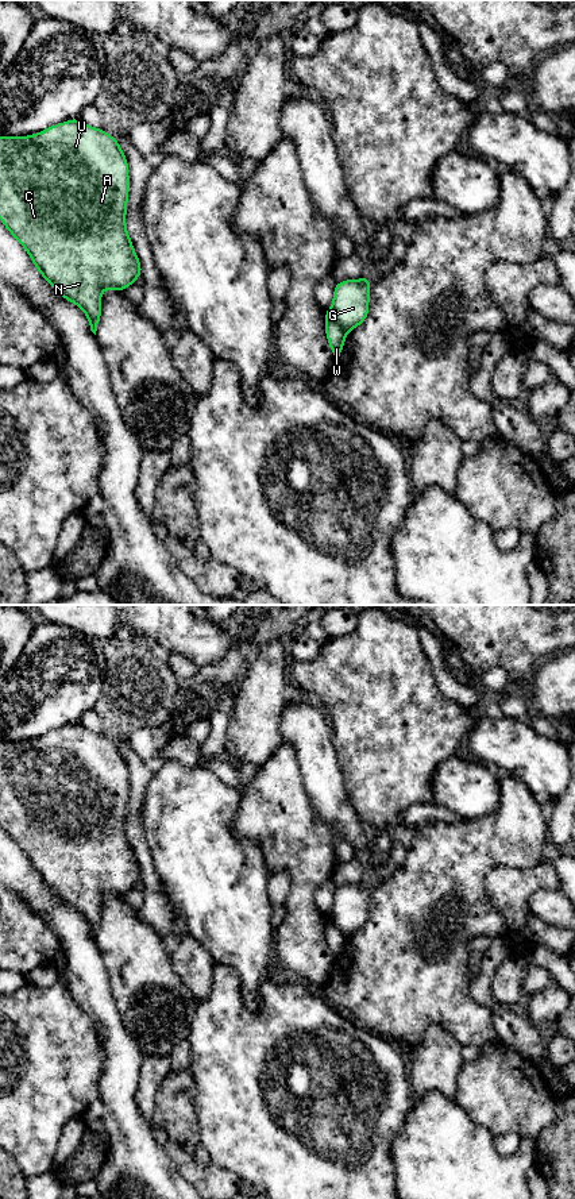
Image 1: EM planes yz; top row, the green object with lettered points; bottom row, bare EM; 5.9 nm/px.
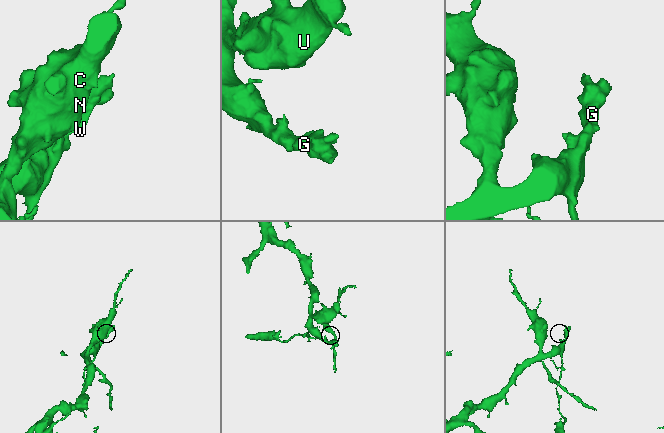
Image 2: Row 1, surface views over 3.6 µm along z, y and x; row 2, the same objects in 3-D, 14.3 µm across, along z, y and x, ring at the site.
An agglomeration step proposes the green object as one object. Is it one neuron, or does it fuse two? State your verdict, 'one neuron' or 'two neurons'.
two neurons

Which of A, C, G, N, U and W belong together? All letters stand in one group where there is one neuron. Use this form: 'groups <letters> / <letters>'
groups A C G N U / W

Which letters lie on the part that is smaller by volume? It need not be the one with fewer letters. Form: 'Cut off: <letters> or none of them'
Cut off: W

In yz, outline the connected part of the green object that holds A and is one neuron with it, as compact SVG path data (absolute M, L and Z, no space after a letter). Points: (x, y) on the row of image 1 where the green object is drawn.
M80 119L30 136L0 136L0 220L55 292L85 312L94 335L101 316L101 293L105 289L123 292L142 274L126 227L128 190L128 162L117 139Z

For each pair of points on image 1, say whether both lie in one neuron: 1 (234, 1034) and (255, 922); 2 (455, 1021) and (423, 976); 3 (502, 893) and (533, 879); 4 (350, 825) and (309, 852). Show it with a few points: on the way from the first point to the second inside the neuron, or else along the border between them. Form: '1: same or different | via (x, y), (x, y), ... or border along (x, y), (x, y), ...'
1: different | border along (227, 966), (238, 975), (244, 1002), (255, 1010)
2: same | via (455, 1010), (433, 987)
3: same | via (510, 889), (525, 881)
4: different | border along (313, 810), (313, 817), (324, 822), (334, 835)

